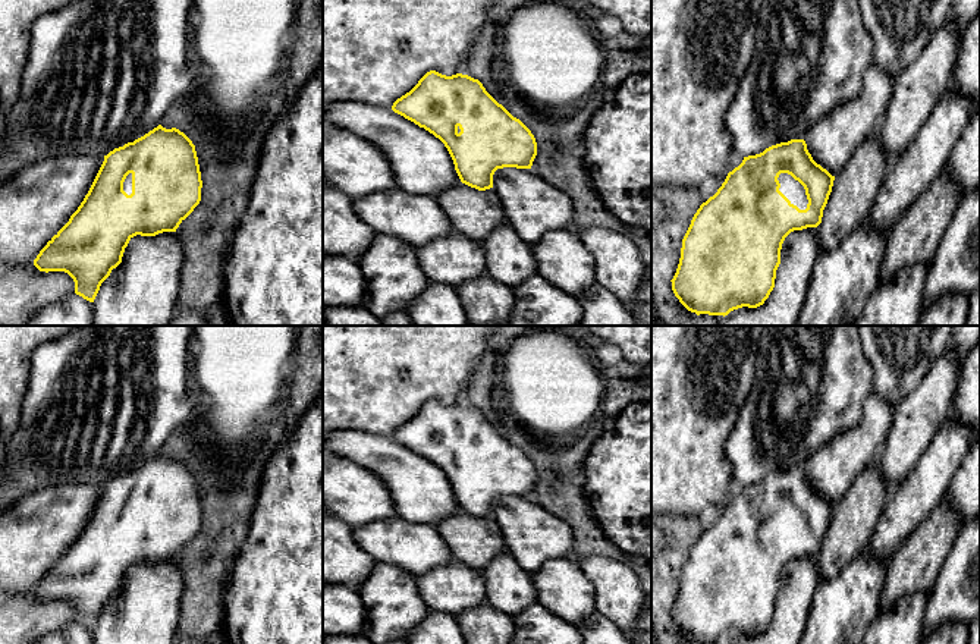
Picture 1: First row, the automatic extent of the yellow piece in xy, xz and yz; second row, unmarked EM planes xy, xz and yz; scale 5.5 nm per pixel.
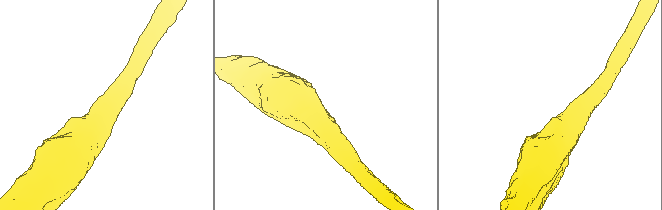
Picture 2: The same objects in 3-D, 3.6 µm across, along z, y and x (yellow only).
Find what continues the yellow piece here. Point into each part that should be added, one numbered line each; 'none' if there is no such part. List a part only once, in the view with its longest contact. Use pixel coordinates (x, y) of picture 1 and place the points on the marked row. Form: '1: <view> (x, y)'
1: yz (792, 189)

